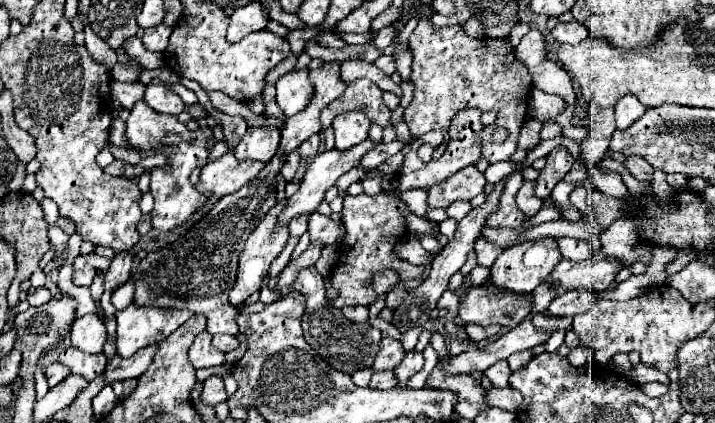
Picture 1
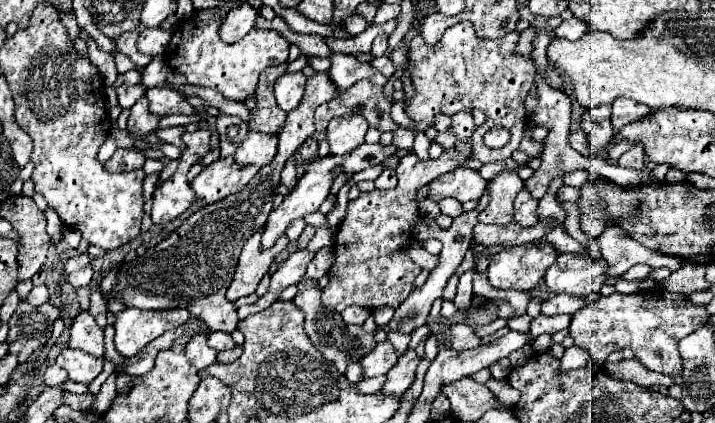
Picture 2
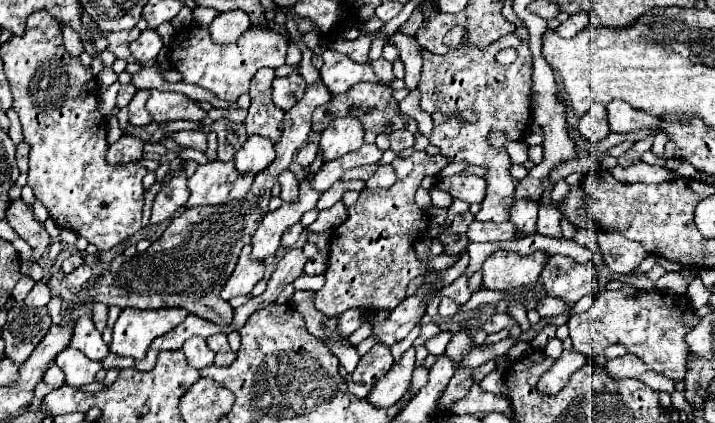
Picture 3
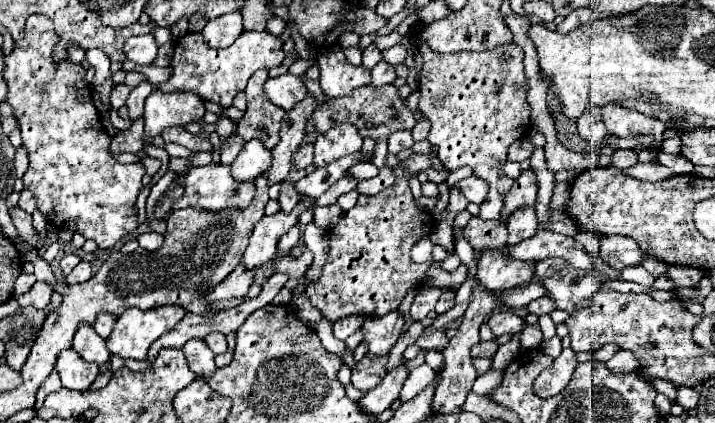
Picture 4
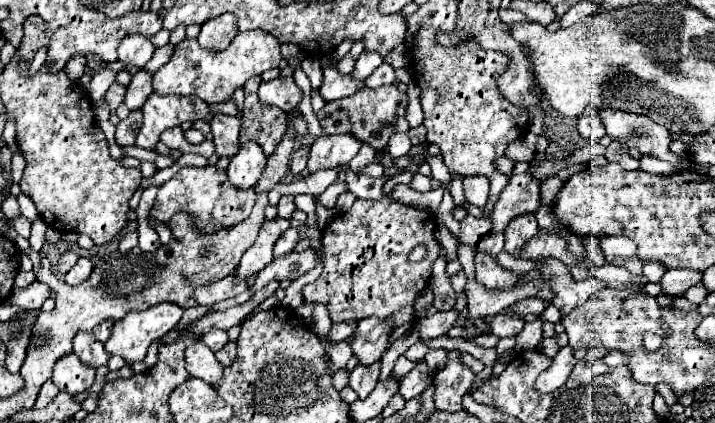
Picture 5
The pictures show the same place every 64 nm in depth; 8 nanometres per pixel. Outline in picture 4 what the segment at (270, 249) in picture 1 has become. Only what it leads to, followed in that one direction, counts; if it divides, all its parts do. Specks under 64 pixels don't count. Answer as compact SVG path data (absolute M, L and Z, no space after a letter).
M240 262L232 274L228 274L228 278L224 278L216 288L212 288L212 292L206 294L206 300L214 302L214 300L230 300L230 298L242 298L246 296L250 284L252 284L254 272L246 270L244 264Z

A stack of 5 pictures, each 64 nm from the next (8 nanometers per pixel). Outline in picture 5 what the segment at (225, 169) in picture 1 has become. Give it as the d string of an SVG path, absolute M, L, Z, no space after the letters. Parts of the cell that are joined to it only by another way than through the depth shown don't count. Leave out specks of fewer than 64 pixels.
M184 166L178 170L178 174L168 180L166 184L160 186L158 196L154 200L154 208L150 210L150 216L166 226L170 226L170 218L176 212L186 212L192 220L192 224L208 234L216 232L216 228L228 228L248 216L252 212L252 206L256 202L256 192L254 188L248 190L238 190L234 188L224 170L218 170L214 166L204 166L204 168L194 168L194 166Z

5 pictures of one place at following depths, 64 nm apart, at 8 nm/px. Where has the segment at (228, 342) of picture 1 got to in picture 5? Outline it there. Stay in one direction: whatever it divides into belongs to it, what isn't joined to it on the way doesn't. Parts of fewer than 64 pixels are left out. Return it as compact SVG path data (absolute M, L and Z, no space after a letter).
M212 328L210 332L206 332L206 334L202 336L202 342L204 342L212 352L218 352L218 350L228 342L228 334L226 334L226 330Z

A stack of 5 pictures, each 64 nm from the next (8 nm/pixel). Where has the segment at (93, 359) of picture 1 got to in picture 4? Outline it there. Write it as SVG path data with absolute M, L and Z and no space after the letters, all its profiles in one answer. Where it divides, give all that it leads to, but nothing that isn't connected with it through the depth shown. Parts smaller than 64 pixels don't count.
M72 348L60 352L56 360L56 372L64 388L86 392L94 378L98 376L98 364L90 364L82 360Z

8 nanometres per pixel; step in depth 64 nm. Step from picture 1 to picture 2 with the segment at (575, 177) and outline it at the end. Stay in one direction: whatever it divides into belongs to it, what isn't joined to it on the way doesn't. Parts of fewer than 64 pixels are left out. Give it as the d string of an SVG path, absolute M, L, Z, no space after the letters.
M576 170L570 173L567 173L563 182L564 185L572 187L582 187L586 182L590 181L590 176L585 170Z

